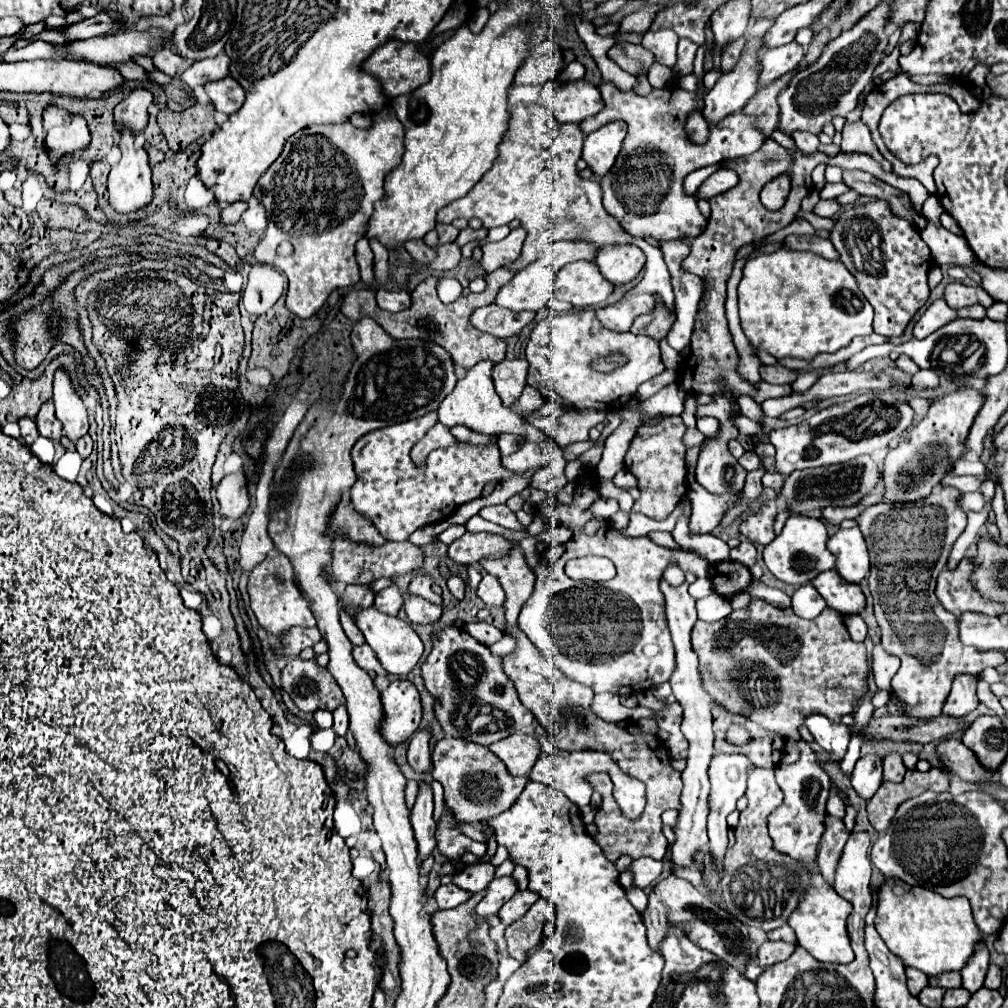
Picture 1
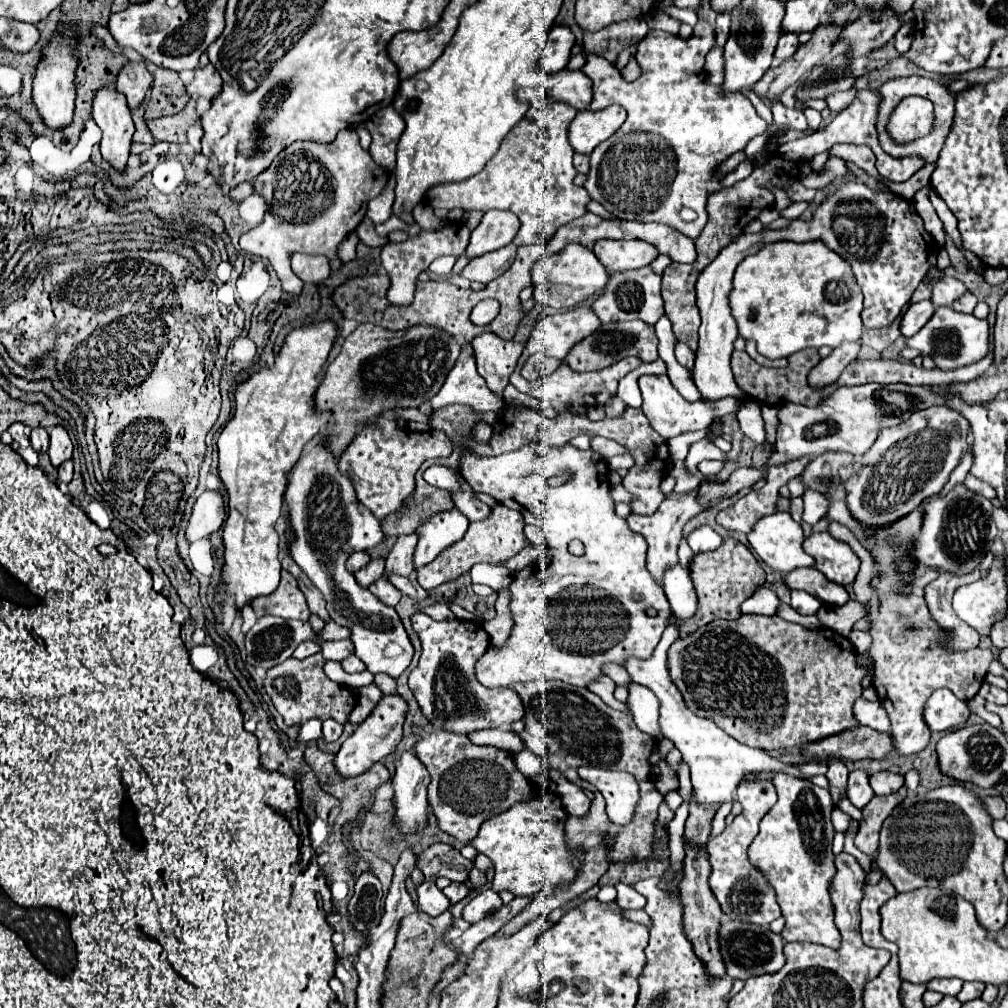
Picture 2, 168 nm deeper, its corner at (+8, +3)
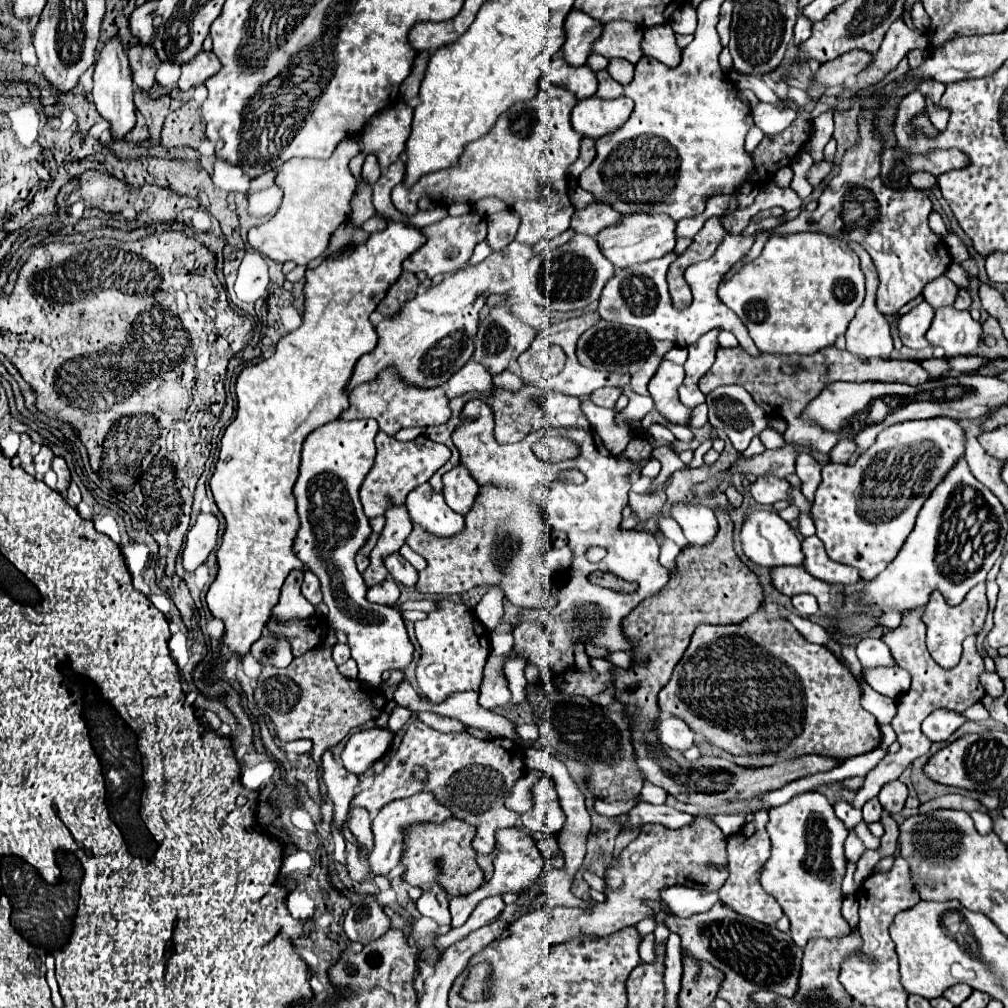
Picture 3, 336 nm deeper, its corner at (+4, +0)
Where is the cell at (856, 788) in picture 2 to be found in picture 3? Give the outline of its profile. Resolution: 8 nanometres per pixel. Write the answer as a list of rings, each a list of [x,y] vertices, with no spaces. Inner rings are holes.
[[[878,799],[868,801],[868,805],[864,805],[864,809],[862,809],[862,815],[864,815],[864,823],[880,821],[880,817],[882,817],[882,805],[880,805],[880,801]]]

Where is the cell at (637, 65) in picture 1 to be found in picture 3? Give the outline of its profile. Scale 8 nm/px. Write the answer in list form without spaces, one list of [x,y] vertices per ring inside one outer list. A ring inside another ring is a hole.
[[[610,59],[608,73],[620,83],[630,83],[632,75],[634,75],[634,65],[628,63],[626,59]]]

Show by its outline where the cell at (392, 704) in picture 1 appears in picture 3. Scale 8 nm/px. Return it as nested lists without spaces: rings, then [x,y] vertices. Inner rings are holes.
[[[362,729],[356,731],[344,751],[342,751],[342,763],[348,771],[360,775],[372,767],[374,761],[378,761],[390,747],[394,735],[390,729]]]

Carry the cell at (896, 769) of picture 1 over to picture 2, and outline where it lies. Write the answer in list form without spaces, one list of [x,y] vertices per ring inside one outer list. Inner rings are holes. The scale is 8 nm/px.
[[[880,770],[880,772],[876,772],[876,774],[870,776],[870,786],[872,786],[874,794],[878,794],[878,796],[892,794],[892,792],[896,792],[902,784],[904,784],[904,776],[902,776],[902,774],[888,772],[888,770]]]

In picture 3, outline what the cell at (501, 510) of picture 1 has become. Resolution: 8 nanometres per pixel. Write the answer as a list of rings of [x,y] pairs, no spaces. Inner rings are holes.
[[[458,463],[454,469],[444,473],[442,481],[444,481],[442,493],[444,493],[446,505],[460,515],[468,513],[468,509],[472,507],[472,501],[476,497],[476,491],[480,489],[476,485],[474,477],[470,475],[470,471],[462,463]]]

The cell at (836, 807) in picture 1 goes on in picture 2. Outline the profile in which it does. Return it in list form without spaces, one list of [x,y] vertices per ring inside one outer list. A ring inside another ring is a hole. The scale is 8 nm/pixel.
[[[834,808],[834,810],[832,810],[832,824],[834,824],[834,828],[836,828],[836,830],[846,832],[846,830],[848,830],[848,820],[850,820],[850,816],[848,816],[848,814],[844,814],[842,810],[838,810],[838,808]]]

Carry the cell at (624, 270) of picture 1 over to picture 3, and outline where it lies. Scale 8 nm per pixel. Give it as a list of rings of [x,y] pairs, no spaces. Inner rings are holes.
[[[630,213],[622,215],[618,225],[612,225],[608,229],[602,229],[598,235],[598,245],[602,255],[614,265],[614,267],[630,267],[638,263],[646,263],[652,259],[660,259],[666,253],[670,253],[676,245],[676,221],[668,215],[648,215],[648,213]]]

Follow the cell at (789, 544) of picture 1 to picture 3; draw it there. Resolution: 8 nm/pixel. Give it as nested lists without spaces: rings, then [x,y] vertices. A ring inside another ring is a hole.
[[[752,511],[742,525],[740,541],[742,541],[742,551],[750,561],[770,569],[780,565],[802,565],[804,561],[800,551],[800,539],[792,531],[792,527],[784,519],[780,519],[780,515],[774,511]]]

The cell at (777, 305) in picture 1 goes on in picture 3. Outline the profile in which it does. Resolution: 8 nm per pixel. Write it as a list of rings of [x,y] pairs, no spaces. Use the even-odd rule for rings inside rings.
[[[814,231],[774,235],[756,259],[746,261],[718,287],[718,299],[740,317],[760,351],[778,355],[812,355],[834,345],[836,337],[842,335],[854,319],[864,301],[864,273],[858,255],[834,235]]]

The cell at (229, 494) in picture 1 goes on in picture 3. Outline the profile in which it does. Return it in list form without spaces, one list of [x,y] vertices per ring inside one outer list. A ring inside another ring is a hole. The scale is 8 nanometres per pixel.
[[[200,513],[194,527],[186,533],[186,543],[184,543],[184,555],[182,555],[182,565],[186,571],[194,571],[198,565],[202,565],[210,551],[216,547],[218,539],[218,519],[214,515]]]

